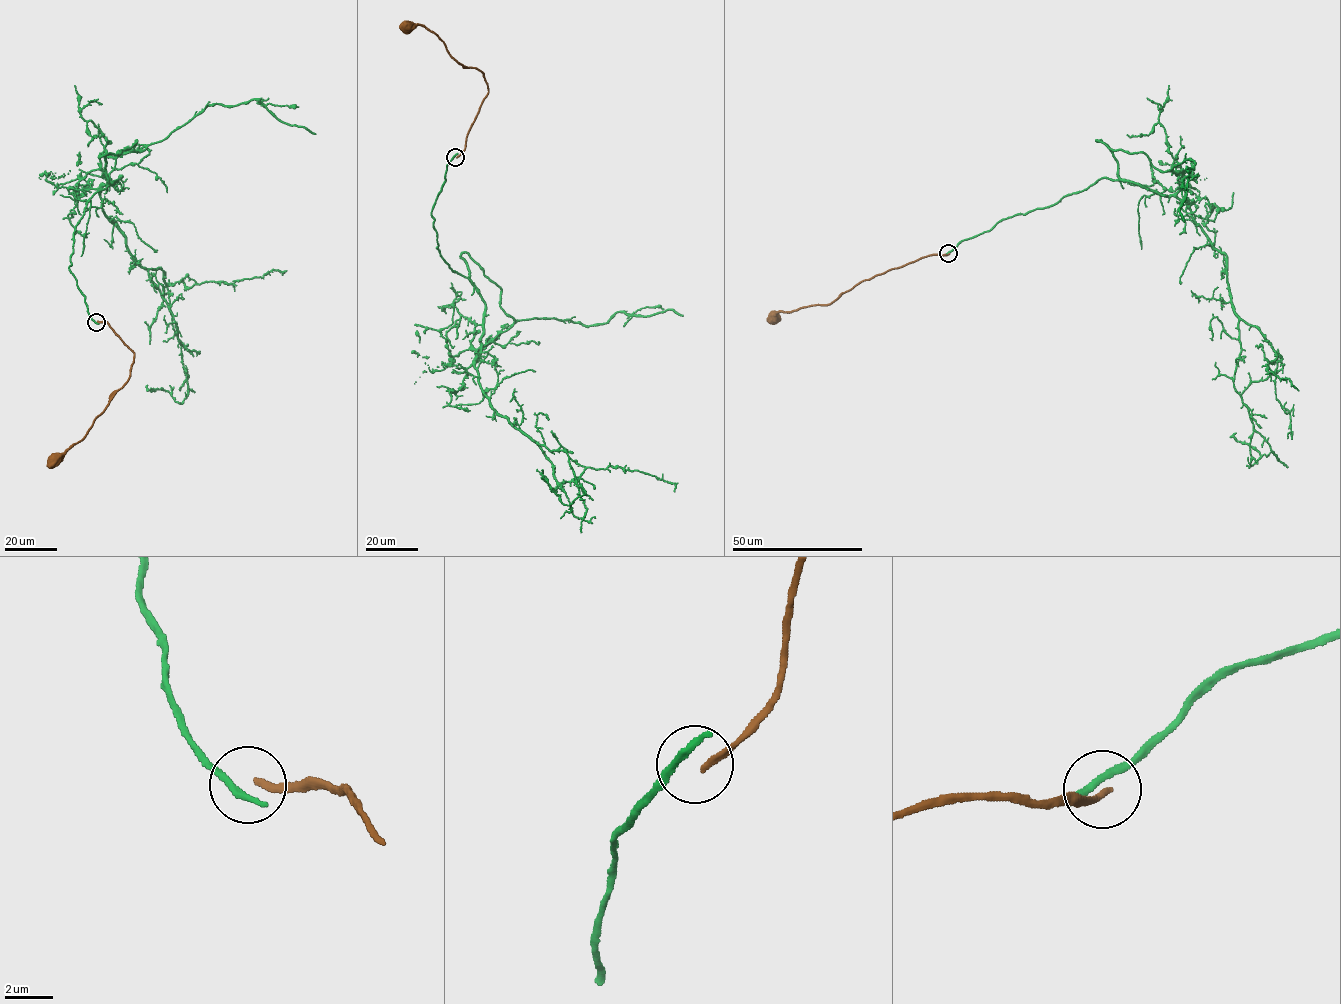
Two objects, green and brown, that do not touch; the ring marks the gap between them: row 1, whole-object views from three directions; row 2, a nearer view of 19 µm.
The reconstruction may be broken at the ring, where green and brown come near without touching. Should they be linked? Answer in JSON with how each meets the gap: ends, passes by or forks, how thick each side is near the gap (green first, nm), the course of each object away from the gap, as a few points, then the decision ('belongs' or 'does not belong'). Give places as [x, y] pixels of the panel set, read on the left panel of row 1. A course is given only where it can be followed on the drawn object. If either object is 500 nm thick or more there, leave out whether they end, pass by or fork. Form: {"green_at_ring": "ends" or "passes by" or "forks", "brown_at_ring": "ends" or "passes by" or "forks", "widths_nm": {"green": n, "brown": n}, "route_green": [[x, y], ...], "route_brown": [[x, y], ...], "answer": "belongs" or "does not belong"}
{"green_at_ring": "passes by", "brown_at_ring": "ends", "widths_nm": {"green": 280, "brown": 280}, "route_green": [[95, 322], [69, 269], [73, 233], [115, 180], [101, 208], [173, 317], [187, 394], [147, 385]], "route_brown": [[97, 322], [107, 322], [134, 353], [131, 375], [81, 440], [54, 458]], "answer": "does not belong"}

